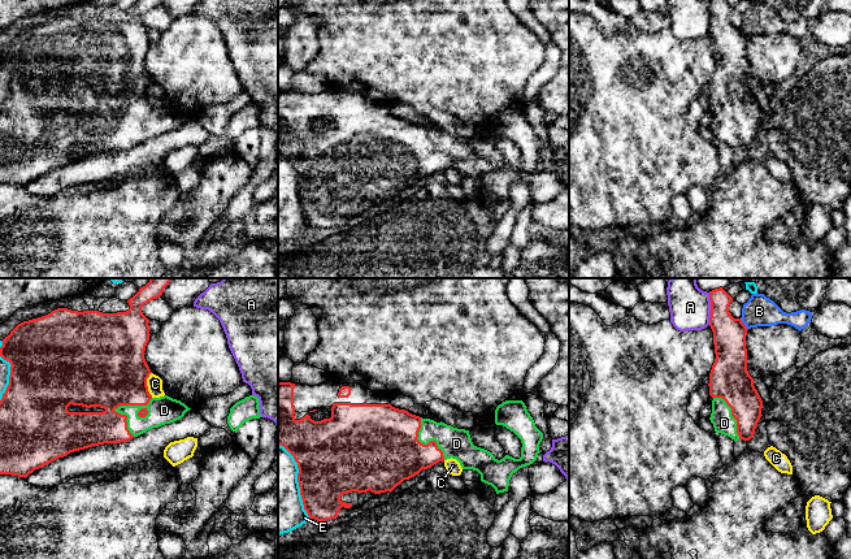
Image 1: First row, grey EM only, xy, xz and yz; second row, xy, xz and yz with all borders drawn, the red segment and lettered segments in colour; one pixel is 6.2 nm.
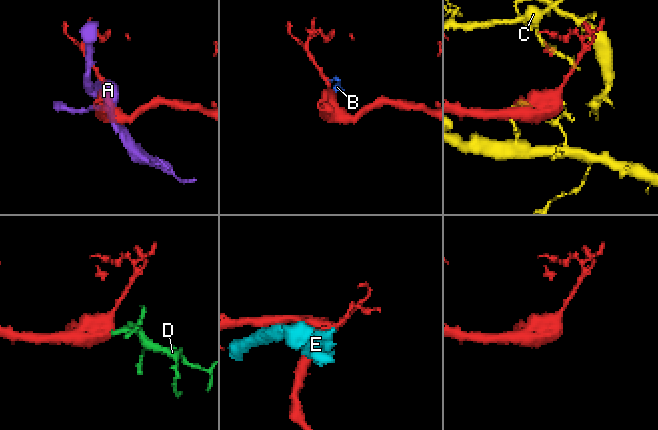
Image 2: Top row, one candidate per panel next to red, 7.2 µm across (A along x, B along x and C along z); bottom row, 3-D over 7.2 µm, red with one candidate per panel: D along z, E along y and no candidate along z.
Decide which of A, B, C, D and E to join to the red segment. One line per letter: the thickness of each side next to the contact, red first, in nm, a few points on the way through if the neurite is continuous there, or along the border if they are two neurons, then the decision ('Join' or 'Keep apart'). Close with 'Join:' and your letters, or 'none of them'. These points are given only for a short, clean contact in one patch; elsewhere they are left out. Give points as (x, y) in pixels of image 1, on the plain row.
A: Thickness 200 nm (red) against 240 nm. Keep apart
B: Thickness 200 nm (red) against 190 nm. Boundary: yz (739, 27), (747, 38). Keep apart
C: Thickness 460 nm (red) against 100 nm. Keep apart
D: Thickness 480 nm (red) against 130 nm. Path across: xy (107, 77), (117, 92), (117, 116), (157, 117). Join
E: Thickness 440 nm (red) against 320 nm. Keep apart
Join: D

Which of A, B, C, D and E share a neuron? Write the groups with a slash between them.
A / B / C / D / E

